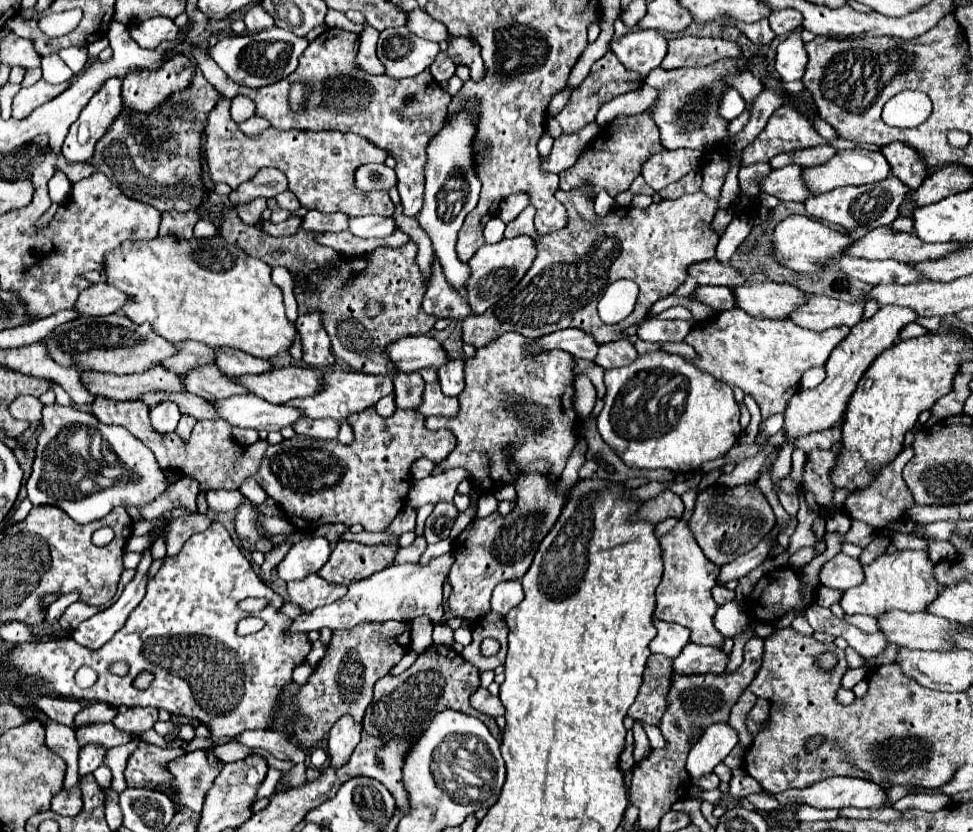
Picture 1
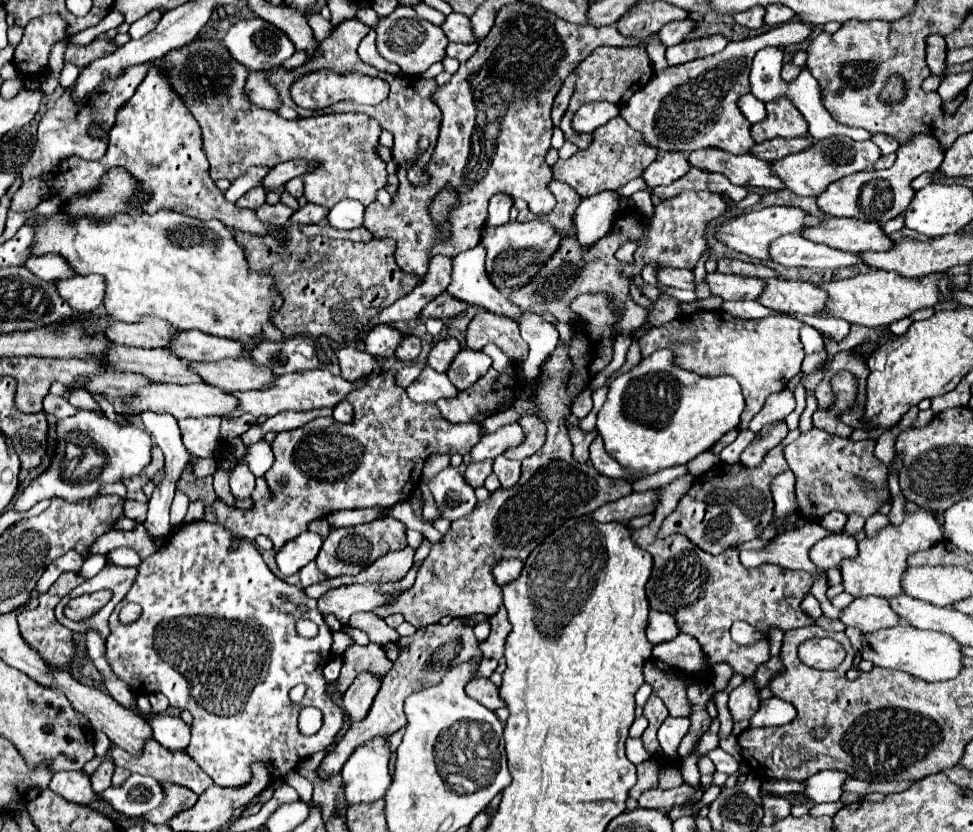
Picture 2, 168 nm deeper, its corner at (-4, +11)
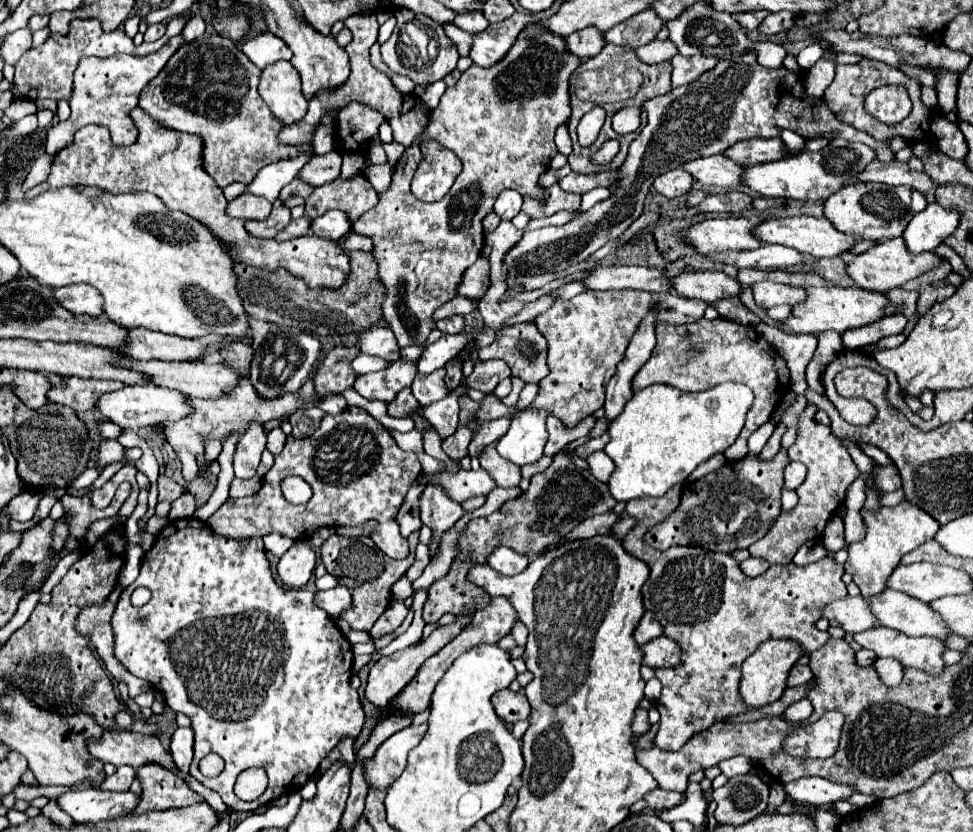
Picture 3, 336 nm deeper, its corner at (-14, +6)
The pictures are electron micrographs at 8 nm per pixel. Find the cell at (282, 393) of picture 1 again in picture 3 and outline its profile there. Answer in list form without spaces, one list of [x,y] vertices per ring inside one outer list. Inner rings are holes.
[[[121,359],[117,363],[117,367],[125,367],[125,369],[133,369],[139,371],[143,375],[147,375],[151,379],[153,385],[157,387],[165,387],[165,389],[177,389],[187,397],[197,397],[197,399],[215,399],[221,397],[225,393],[225,389],[235,387],[239,383],[239,375],[231,369],[227,369],[221,363],[213,363],[207,365],[203,361],[135,361],[135,359]]]

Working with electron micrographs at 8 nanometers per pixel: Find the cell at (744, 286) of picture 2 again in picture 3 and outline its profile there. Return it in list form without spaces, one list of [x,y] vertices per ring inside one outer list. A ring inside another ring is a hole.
[[[685,271],[671,279],[671,287],[681,297],[701,299],[707,303],[735,297],[741,291],[739,283],[721,271]]]

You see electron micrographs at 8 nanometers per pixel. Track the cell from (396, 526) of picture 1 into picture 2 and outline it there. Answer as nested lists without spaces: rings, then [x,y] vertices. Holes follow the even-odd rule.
[[[383,518],[369,524],[359,524],[351,528],[333,528],[331,534],[325,538],[321,546],[321,554],[315,558],[319,570],[331,578],[351,574],[357,576],[363,568],[373,564],[379,556],[383,556],[389,550],[403,548],[405,542],[405,524],[395,518]]]

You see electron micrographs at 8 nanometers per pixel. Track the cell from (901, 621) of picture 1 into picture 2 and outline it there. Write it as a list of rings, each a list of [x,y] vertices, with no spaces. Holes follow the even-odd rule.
[[[865,596],[865,598],[855,598],[841,614],[841,622],[847,626],[855,626],[865,634],[883,630],[883,628],[893,628],[899,624],[907,624],[897,612],[891,610],[889,600],[881,596]]]

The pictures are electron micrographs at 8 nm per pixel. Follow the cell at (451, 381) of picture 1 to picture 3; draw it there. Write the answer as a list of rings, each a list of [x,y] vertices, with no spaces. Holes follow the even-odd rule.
[[[477,361],[467,383],[471,389],[483,391],[483,393],[493,393],[493,389],[499,385],[499,381],[503,381],[507,377],[511,377],[511,369],[505,361]]]

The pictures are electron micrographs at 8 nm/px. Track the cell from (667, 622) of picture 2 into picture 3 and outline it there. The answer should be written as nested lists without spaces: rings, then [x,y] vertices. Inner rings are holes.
[[[645,611],[643,617],[639,619],[637,627],[635,627],[635,641],[639,645],[643,645],[645,641],[651,641],[651,639],[655,639],[659,635],[663,635],[663,627],[659,625],[659,621],[653,617],[651,611]]]

